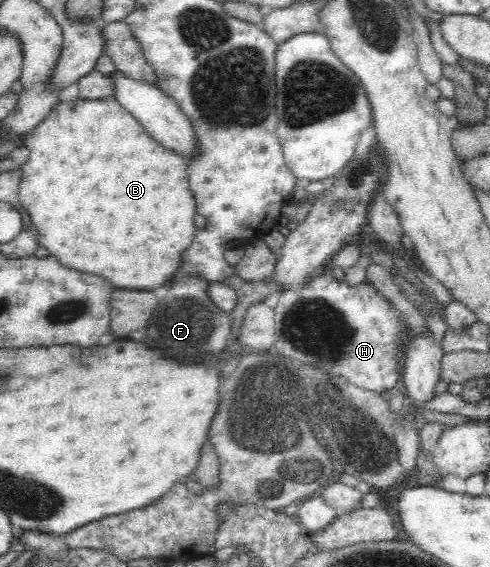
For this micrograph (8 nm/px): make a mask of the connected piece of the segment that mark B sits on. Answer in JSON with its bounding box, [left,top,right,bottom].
[18,98,196,290]

